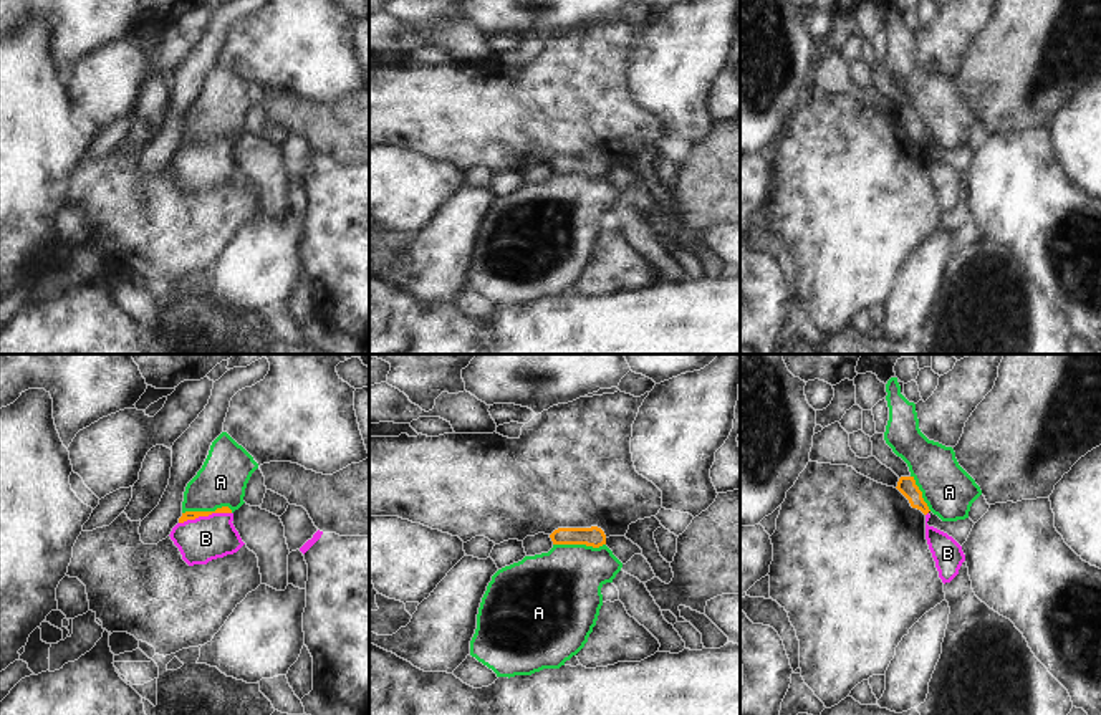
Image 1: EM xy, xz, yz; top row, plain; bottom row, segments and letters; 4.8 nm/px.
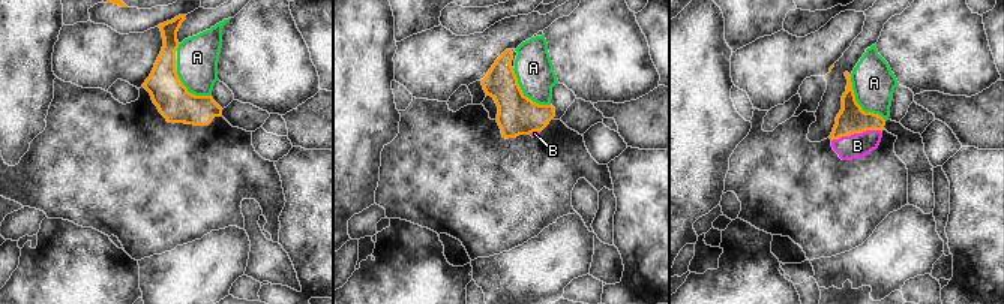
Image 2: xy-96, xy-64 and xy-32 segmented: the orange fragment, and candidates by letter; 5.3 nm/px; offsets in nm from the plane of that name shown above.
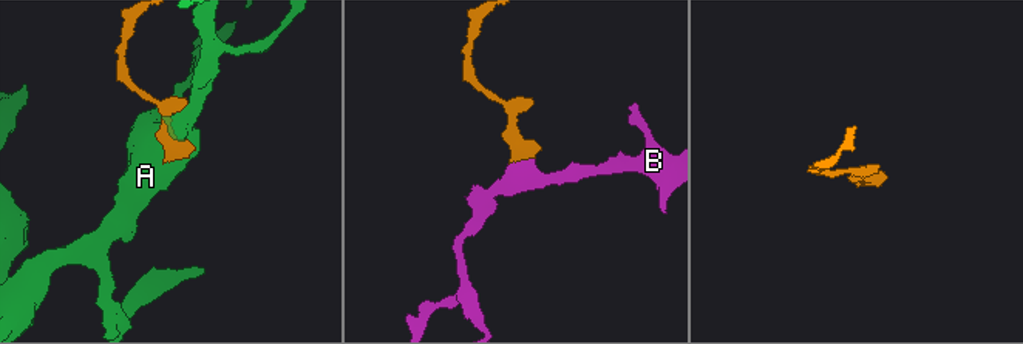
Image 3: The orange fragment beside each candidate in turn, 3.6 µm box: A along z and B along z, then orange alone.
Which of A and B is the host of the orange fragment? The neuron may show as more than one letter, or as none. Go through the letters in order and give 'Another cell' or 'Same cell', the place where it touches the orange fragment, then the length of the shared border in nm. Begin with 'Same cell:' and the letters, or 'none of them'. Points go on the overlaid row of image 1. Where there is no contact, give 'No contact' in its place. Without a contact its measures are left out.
Same cell: B
A: Another cell. Touches orange at xz (580, 543). Shared border 260 nm
B: Same cell. Touches orange at xy (204, 515). Shared border 260 nm.

